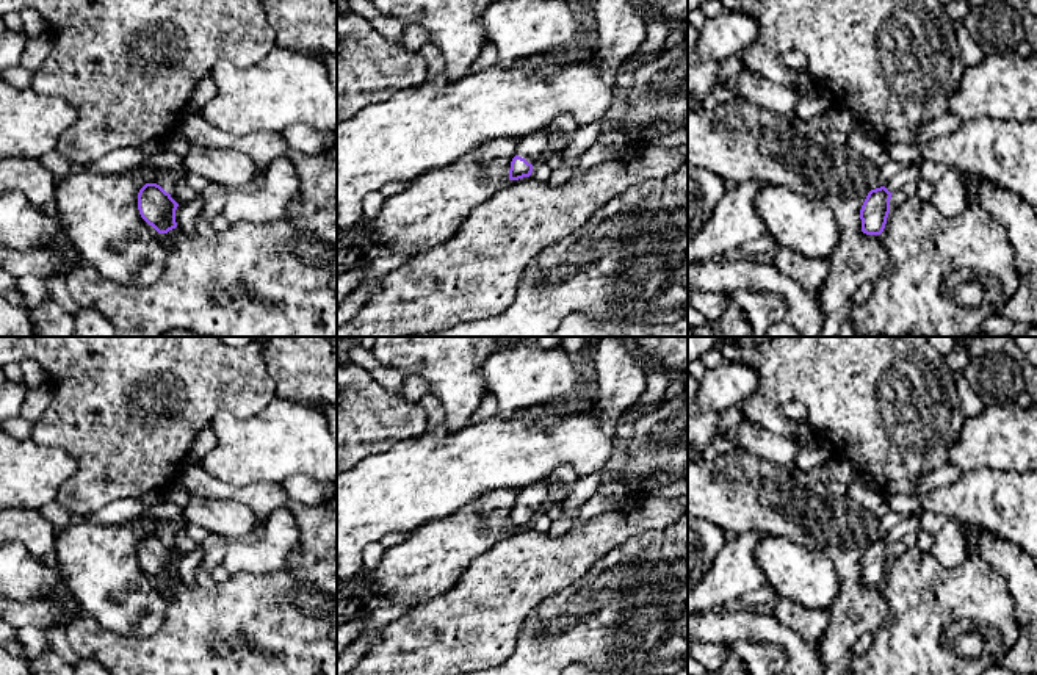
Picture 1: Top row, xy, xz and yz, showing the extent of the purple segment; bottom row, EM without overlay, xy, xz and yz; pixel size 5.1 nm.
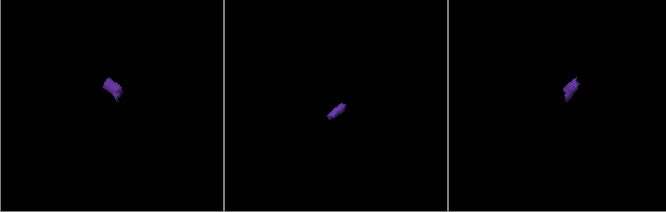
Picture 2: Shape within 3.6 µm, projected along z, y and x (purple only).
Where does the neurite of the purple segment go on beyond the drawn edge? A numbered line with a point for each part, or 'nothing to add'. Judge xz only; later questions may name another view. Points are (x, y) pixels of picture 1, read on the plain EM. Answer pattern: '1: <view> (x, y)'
1: xz (531, 498)

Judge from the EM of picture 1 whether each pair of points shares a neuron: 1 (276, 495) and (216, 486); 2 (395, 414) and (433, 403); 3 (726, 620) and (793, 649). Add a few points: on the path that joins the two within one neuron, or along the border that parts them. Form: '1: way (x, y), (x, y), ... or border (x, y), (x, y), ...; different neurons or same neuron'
1: way (262, 495), (231, 492); same neuron
2: border (419, 401), (428, 426); different neurons
3: way (743, 624), (776, 633); same neuron

